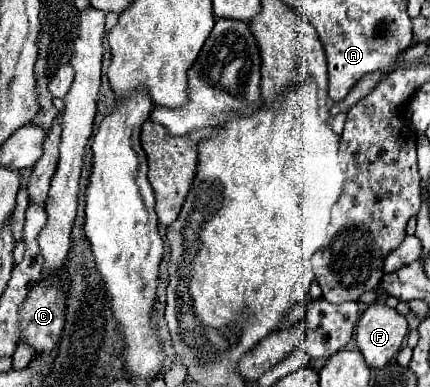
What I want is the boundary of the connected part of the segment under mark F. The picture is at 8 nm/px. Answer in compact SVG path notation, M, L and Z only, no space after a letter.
M370 304L356 328L356 344L370 368L384 368L402 348L408 322L386 304Z

